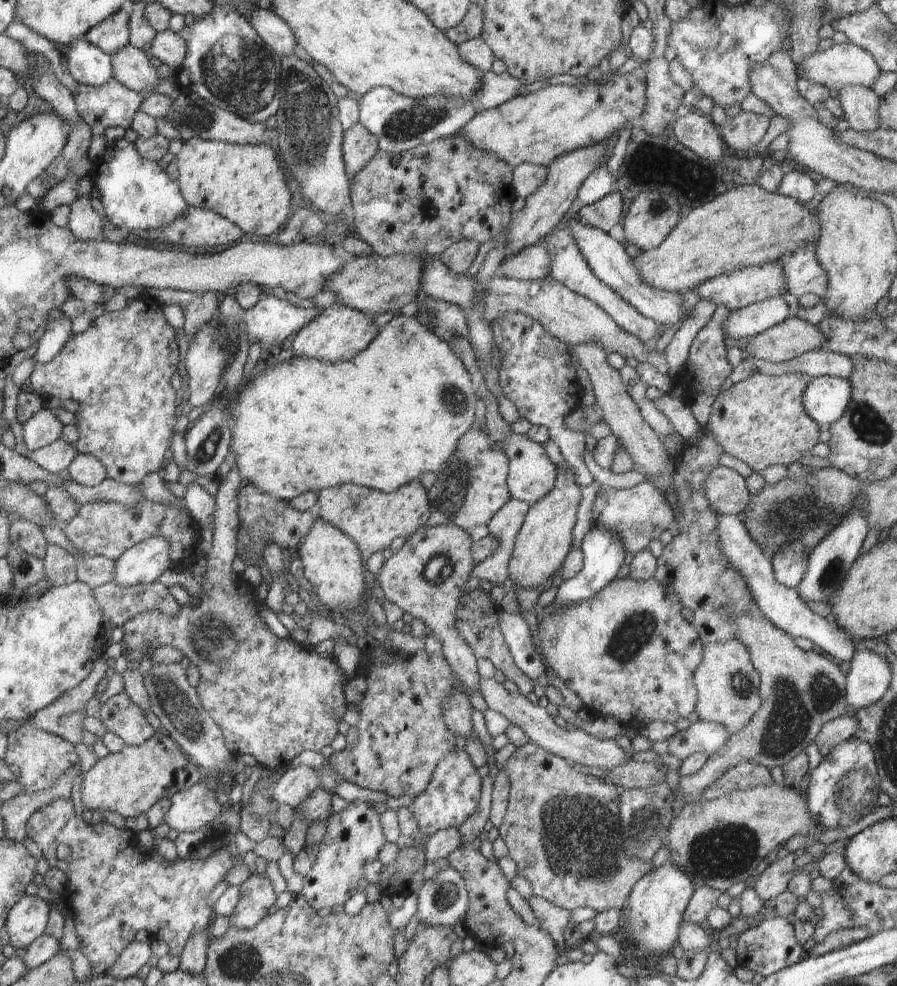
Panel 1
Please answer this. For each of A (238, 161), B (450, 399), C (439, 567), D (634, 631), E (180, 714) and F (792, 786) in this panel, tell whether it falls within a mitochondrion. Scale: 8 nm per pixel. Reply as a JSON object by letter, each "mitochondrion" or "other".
{"A":"other","B":"mitochondrion","C":"mitochondrion","D":"mitochondrion","E":"mitochondrion","F":"other"}

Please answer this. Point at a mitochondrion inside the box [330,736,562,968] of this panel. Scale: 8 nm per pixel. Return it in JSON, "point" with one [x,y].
{"point":[446,894]}

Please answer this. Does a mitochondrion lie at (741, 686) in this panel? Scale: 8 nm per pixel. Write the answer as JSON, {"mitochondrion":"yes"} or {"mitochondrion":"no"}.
{"mitochondrion":"yes"}

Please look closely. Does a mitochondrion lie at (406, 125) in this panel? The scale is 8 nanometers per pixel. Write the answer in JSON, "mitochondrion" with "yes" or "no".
{"mitochondrion":"yes"}

